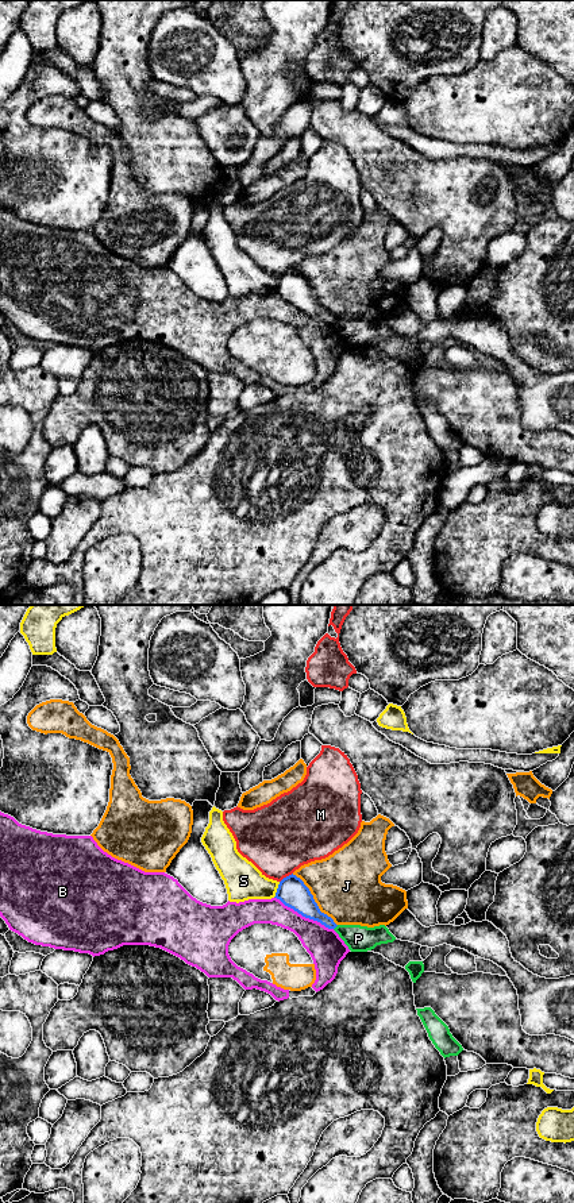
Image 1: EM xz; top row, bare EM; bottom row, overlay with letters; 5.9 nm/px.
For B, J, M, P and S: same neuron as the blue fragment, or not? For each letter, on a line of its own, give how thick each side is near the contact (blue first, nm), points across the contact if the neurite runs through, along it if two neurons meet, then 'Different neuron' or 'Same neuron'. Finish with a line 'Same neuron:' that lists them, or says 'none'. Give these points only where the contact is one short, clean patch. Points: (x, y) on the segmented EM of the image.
B: Thickness 170 nm (blue) against 220 nm. Different neuron
J: Thickness 170 nm (blue) against 400 nm. Different neuron
M: Thickness 170 nm (blue) against 420 nm. Different neuron
P: Thickness 140 nm (blue) against 160 nm. Boundary: xz (338, 925), (334, 929). Different neuron
S: Thickness 170 nm (blue) against 220 nm. Different neuron
Same neuron: none

